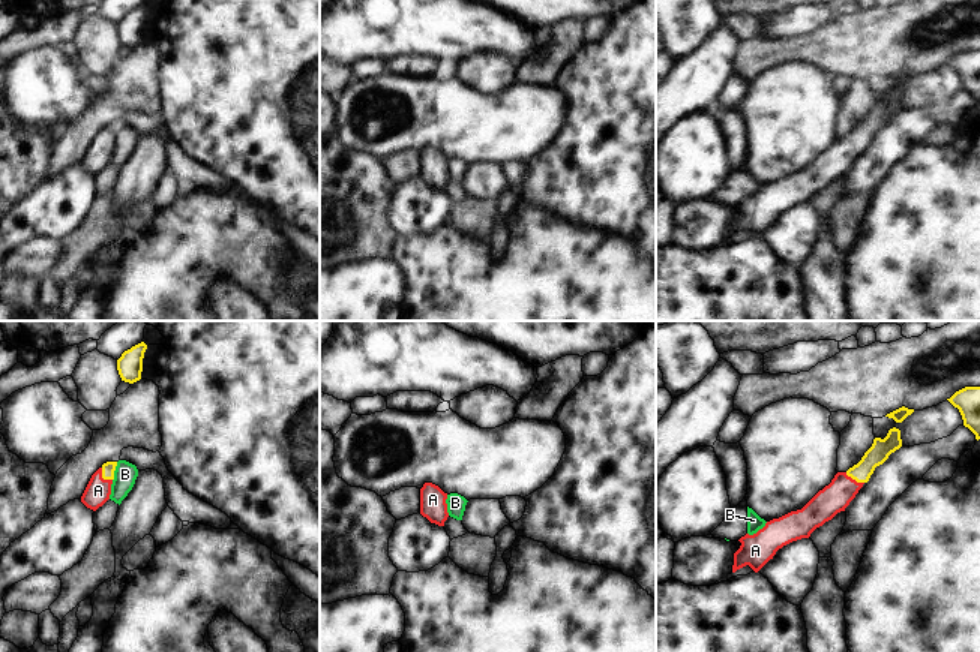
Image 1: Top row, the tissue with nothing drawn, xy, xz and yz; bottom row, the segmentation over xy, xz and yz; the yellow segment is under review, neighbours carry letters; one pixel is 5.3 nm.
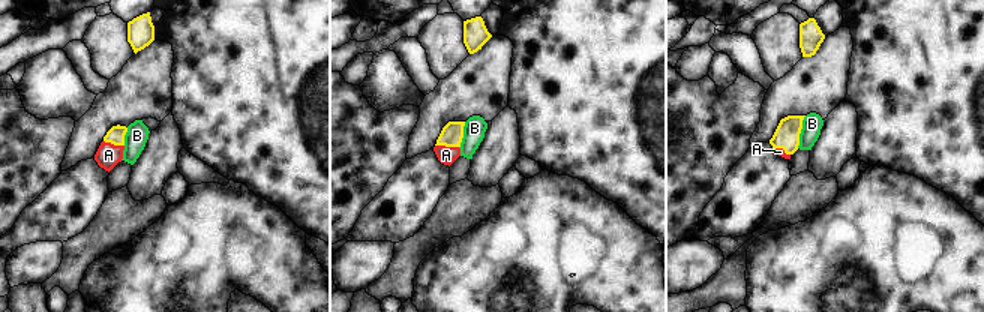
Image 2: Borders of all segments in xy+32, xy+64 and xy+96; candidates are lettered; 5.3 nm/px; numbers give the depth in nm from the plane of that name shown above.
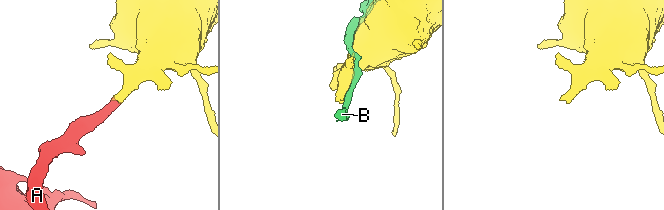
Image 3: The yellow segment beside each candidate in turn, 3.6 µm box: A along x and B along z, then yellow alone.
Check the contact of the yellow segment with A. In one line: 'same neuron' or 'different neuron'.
same neuron

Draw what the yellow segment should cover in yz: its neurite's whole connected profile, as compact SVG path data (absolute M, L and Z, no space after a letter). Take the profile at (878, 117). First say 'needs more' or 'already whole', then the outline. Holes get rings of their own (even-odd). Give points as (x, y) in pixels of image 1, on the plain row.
needs more; M893 91L884 103L875 102L861 124L846 136L837 136L831 147L819 154L801 174L791 175L765 187L756 198L746 198L734 217L732 237L749 229L758 237L779 213L809 202L810 198L845 175L875 132L882 129L891 117L902 111L900 94Z

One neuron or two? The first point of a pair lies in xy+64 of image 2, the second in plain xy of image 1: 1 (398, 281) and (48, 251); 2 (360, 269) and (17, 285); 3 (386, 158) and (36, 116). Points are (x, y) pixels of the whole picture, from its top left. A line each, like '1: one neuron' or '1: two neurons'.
1: two neurons
2: two neurons
3: two neurons

